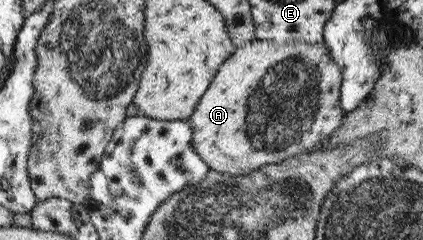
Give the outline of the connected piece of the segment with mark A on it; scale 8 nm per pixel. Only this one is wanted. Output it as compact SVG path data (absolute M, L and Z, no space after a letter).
M253 40L248 43L246 49L242 49L242 46L236 47L234 52L232 52L226 61L222 61L220 67L216 69L214 73L214 79L210 83L210 87L202 93L202 97L198 100L194 111L190 114L188 118L188 123L190 124L192 130L192 148L194 151L205 161L205 164L210 170L221 174L230 174L231 176L239 175L243 176L248 174L252 170L258 169L260 166L265 166L268 164L277 164L282 160L287 158L292 158L296 153L302 154L306 152L313 151L315 148L319 148L320 145L328 139L328 136L340 127L342 124L342 119L344 116L344 111L340 107L339 102L339 87L341 85L341 71L339 67L332 61L328 49L324 47L324 42L320 42L324 53L292 53L290 57L294 57L288 67L276 67L276 65L270 65L270 67L254 67L254 51L258 53L258 47L260 47L260 40Z

